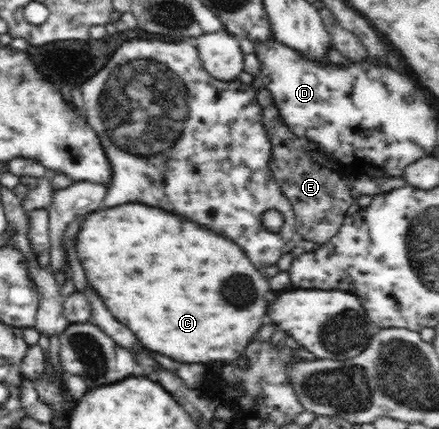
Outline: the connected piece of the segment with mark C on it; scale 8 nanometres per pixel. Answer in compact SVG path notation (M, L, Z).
M127 203L121 207L113 207L113 209L103 209L97 213L89 213L85 217L85 221L81 223L81 231L77 235L77 255L81 259L81 265L85 269L87 275L87 283L93 291L97 291L97 295L103 299L105 307L111 311L111 315L115 319L119 319L123 325L127 325L141 343L145 343L145 347L153 347L151 351L157 351L161 355L167 355L171 359L183 361L183 363L209 363L209 361L233 361L237 357L241 357L241 353L245 351L245 347L251 343L251 339L255 337L255 333L263 327L265 323L265 313L267 313L267 305L269 301L265 299L265 295L271 291L270 284L263 277L260 269L253 265L252 261L247 259L247 255L229 239L209 231L209 229L201 229L199 225L161 211L157 207L149 207L149 205L141 205L141 203Z

